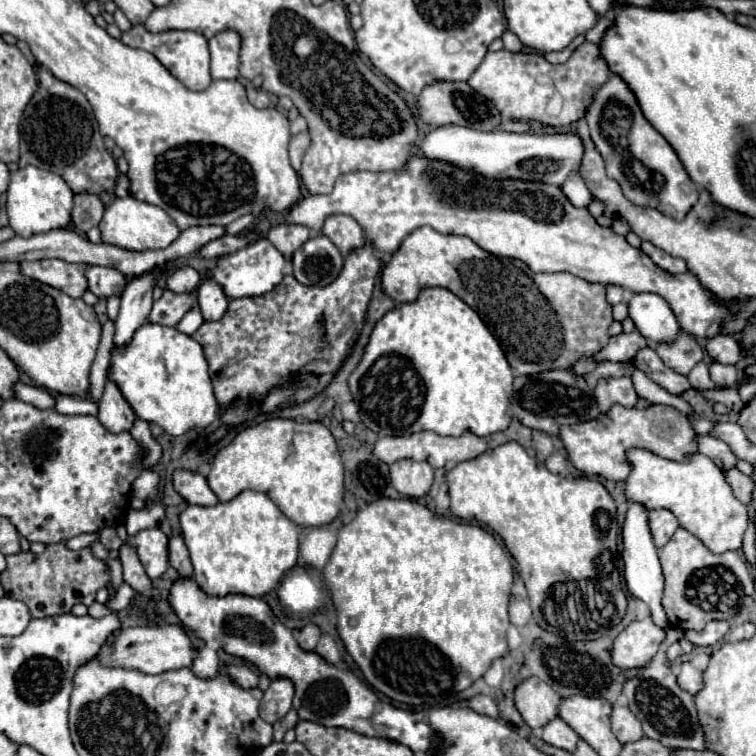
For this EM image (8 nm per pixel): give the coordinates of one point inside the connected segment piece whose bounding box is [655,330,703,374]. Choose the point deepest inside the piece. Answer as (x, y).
(680, 355)

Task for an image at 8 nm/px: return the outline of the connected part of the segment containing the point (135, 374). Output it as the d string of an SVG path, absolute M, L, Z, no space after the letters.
M147 322L123 350L113 346L107 378L119 386L137 418L159 424L171 436L181 436L195 426L209 428L219 418L219 404L207 374L203 348L191 336L175 328Z

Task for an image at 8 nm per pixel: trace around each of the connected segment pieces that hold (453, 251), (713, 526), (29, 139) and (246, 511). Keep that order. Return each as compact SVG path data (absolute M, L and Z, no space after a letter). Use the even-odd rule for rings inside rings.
M423 226L413 230L391 256L391 260L381 270L381 286L387 296L397 304L413 302L423 286L443 286L455 296L467 302L491 330L491 334L501 342L501 348L515 370L515 374L539 374L553 368L567 368L581 356L591 356L601 350L607 340L607 328L613 322L611 304L605 300L605 286L587 282L569 272L557 274L535 274L521 260L497 258L481 250L471 238L455 234L439 234L437 230Z
M639 448L629 450L627 458L633 466L625 490L629 500L643 504L647 510L671 510L679 524L697 536L713 554L739 550L743 546L743 534L749 526L747 506L735 498L731 486L727 486L723 470L715 466L711 458L689 458L687 462L675 462Z
M35 64L39 90L31 98L21 120L21 158L19 168L37 166L59 174L73 192L113 192L119 176L113 156L105 150L97 120L87 98L67 82L57 80L45 66Z
M243 490L233 500L215 506L189 504L179 522L191 554L195 582L211 596L247 594L259 598L273 590L281 576L297 564L299 526L263 492Z

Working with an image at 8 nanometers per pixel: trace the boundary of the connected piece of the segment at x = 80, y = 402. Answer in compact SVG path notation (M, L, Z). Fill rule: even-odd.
M53 394L55 396L55 410L59 414L91 414L97 416L99 408L97 402L89 398L79 398L79 396L63 396L63 394Z

